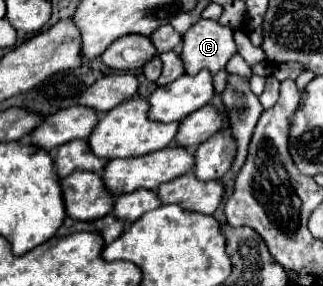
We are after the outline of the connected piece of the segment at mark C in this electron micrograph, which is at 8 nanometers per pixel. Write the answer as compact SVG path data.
M200 19L192 25L182 37L180 59L188 75L196 75L202 69L208 69L216 75L226 67L230 57L236 53L234 31L220 25L218 21Z

